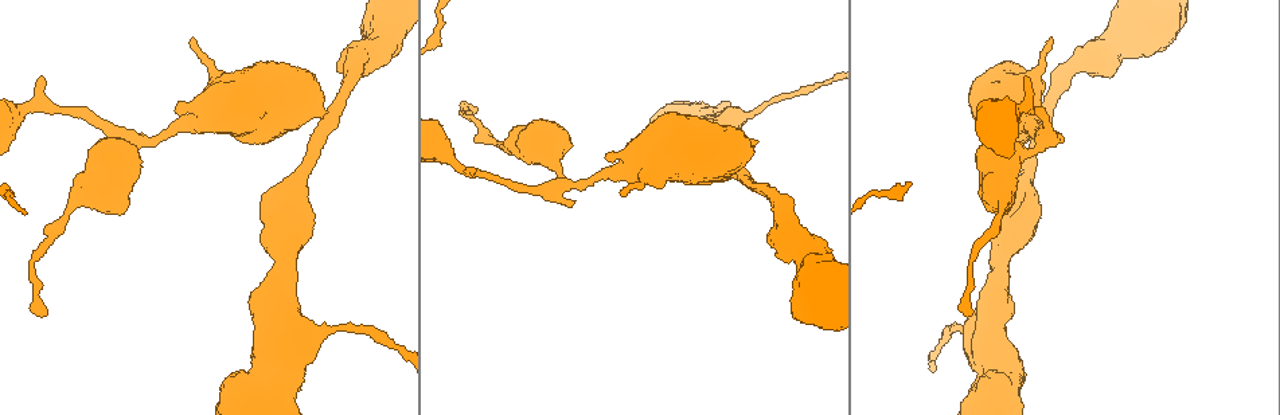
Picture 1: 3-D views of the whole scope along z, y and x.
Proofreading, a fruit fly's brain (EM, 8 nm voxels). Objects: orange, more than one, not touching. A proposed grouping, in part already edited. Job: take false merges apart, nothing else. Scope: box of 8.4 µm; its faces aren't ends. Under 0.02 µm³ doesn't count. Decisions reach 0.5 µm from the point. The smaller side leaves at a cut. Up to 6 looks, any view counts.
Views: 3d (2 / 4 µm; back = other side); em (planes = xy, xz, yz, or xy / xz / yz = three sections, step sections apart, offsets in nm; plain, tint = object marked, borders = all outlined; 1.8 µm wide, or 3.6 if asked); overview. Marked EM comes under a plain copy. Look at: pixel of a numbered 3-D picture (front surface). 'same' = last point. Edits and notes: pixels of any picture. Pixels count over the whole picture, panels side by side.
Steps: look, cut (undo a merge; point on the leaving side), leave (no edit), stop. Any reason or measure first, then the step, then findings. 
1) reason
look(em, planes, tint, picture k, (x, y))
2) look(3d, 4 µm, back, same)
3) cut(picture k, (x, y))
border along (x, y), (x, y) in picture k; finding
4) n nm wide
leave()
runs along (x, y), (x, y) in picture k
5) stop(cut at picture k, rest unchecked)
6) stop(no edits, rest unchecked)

thick turns thin
look(3d, 4 µm, back, picture 1, (1025, 187))

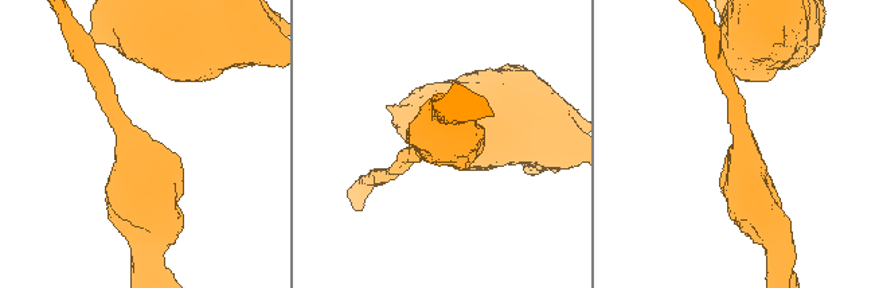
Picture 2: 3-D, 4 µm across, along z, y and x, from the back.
arms of 200, 650 nm; need the tissue
look(em, 3.6 µm, xz, step 4, tint, picture 2, (130, 148))

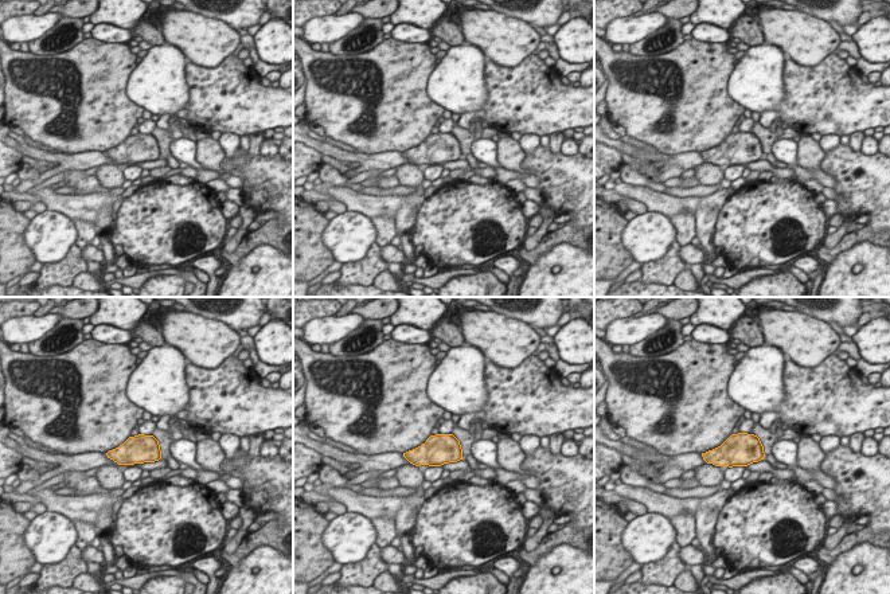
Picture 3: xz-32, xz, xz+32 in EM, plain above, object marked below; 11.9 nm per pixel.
another direction
look(em, 3.6 µm, planes, tint, same)

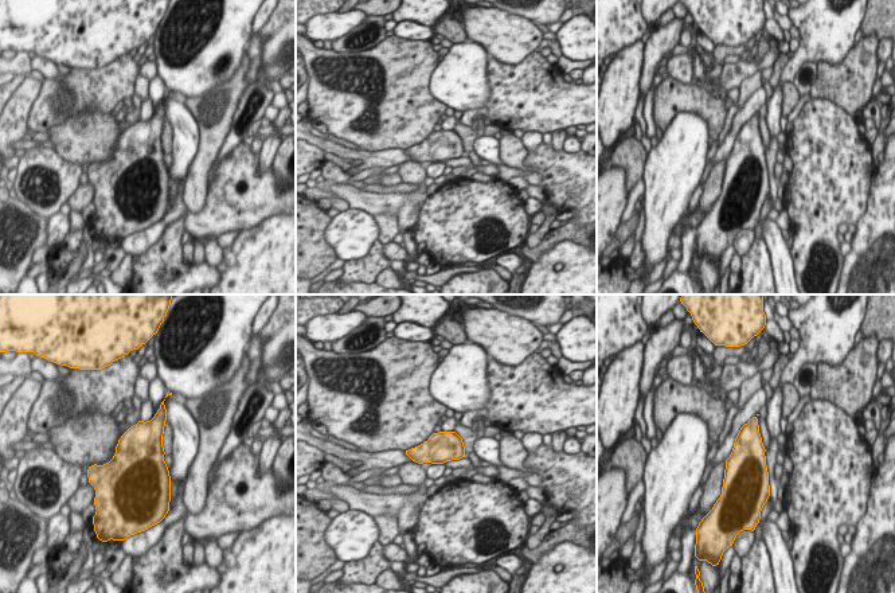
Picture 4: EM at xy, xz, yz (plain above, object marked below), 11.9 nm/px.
leave()
one neuron here

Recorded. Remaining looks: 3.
thin neck
look(3d, 2 µm, picture 1, (997, 220))

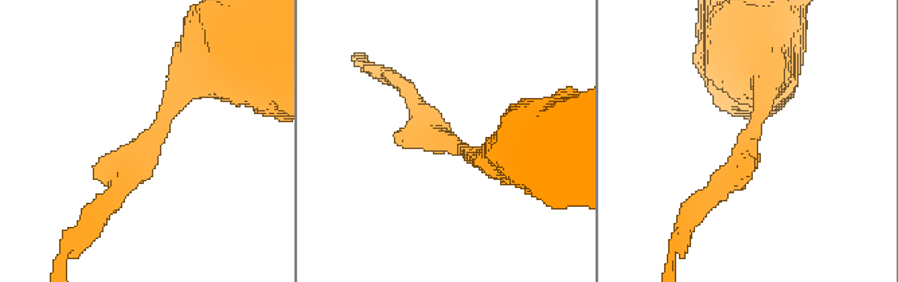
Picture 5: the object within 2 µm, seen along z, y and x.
look(em, planes, tint, picture 5, (154, 133))

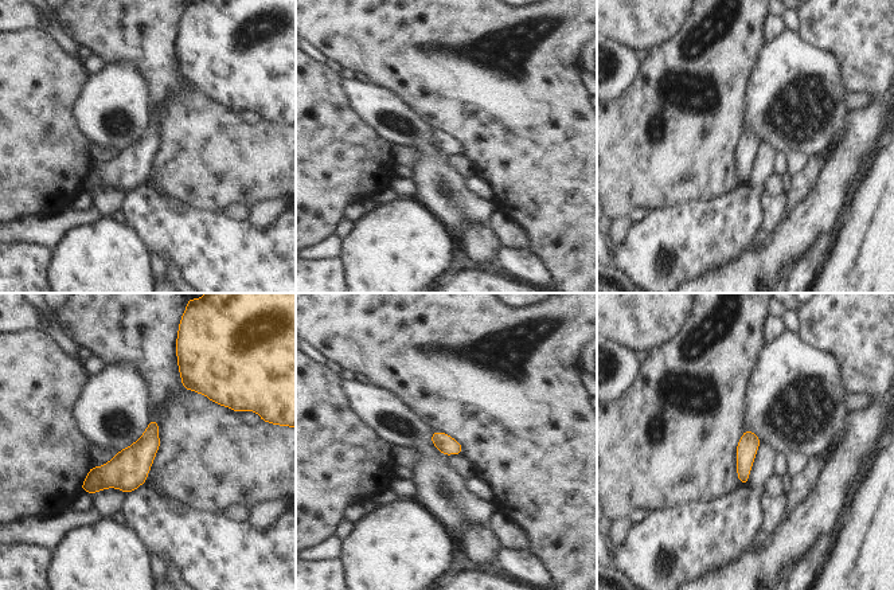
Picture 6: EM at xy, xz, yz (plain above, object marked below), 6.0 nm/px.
110 nm wide
leave()
continuous, no second neuron

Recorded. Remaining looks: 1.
thick turns thin
look(em, planes, tint, picture 1, (1019, 109))

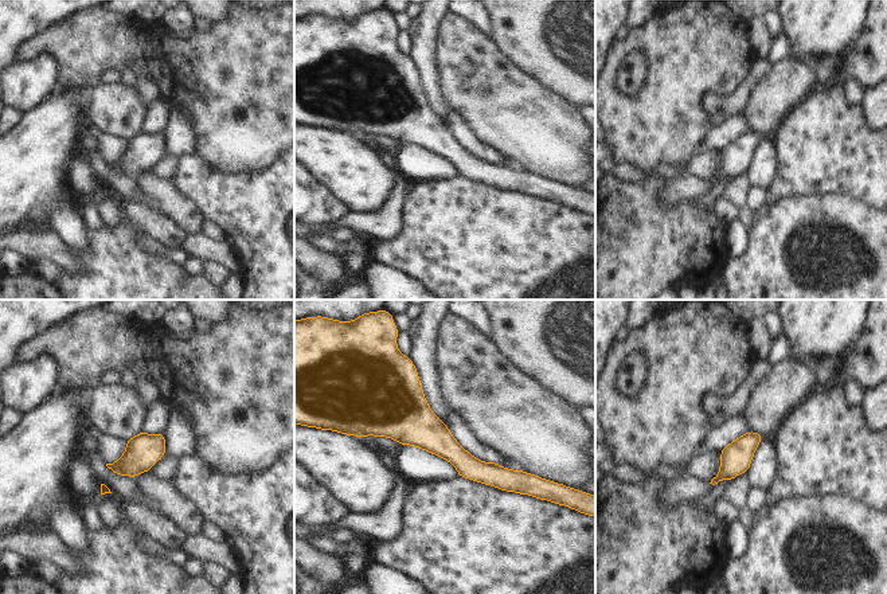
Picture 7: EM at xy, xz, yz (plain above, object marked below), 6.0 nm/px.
leave()
runs along (367, 430), (422, 428), (468, 467), (522, 475) in picture 7; continuous, no second neuron

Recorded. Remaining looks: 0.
stop(no edits, rest unchecked)

